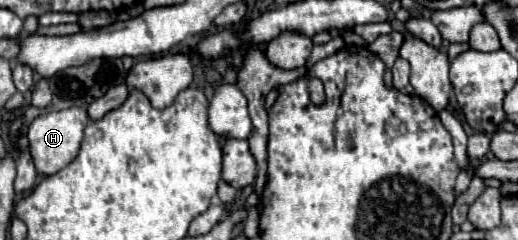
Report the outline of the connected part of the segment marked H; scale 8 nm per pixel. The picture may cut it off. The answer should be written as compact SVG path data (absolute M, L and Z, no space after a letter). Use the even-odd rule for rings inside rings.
M65 108L65 110L41 114L29 124L29 130L27 130L29 152L33 156L35 170L41 176L57 174L61 168L65 168L77 156L77 148L83 140L83 130L85 130L87 122L89 122L89 116L83 108Z

